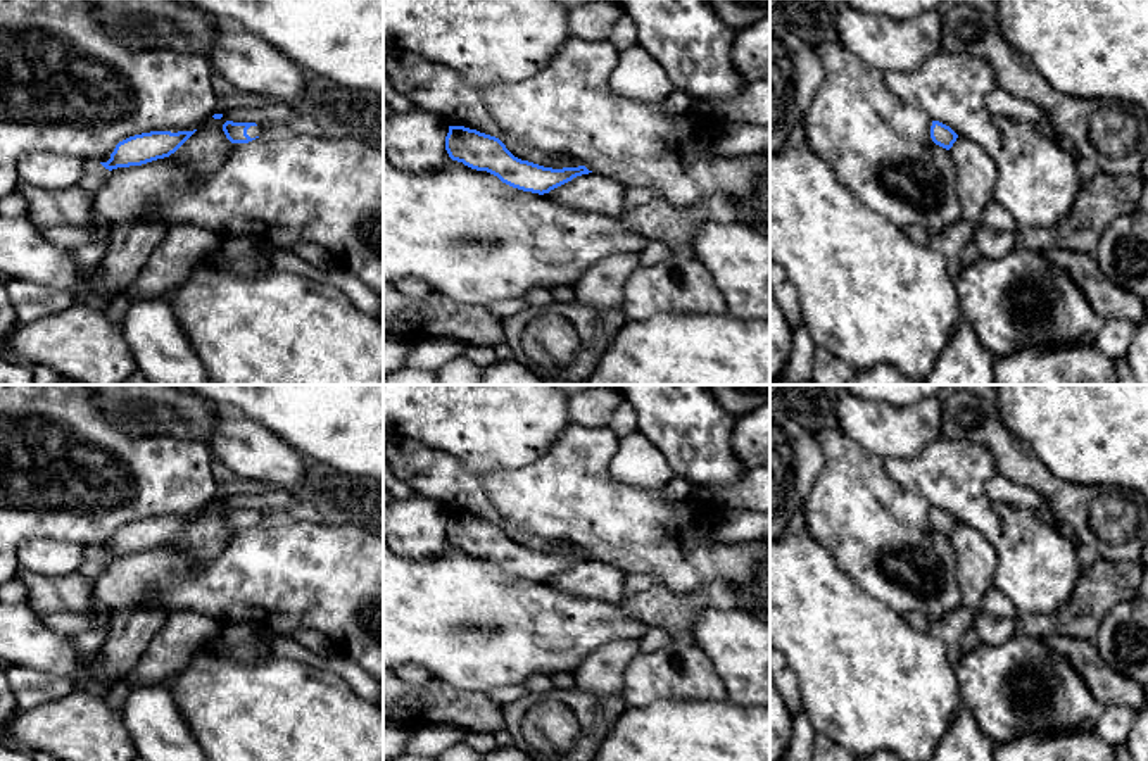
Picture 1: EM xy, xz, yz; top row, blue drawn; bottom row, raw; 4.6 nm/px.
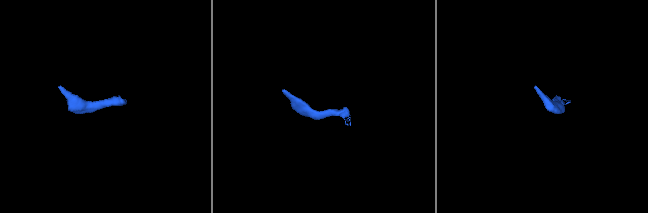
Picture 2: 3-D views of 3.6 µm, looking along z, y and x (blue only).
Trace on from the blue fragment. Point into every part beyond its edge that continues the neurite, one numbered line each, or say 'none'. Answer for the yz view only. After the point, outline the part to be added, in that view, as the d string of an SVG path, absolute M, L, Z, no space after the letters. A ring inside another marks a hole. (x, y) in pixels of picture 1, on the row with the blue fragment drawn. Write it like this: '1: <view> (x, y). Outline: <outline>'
none

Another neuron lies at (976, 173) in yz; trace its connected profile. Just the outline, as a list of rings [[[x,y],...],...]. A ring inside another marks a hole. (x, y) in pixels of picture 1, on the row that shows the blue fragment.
[[[958,136],[948,152],[956,171],[962,219],[979,228],[982,224],[982,212],[993,200],[993,183],[998,171],[991,155],[972,140]]]

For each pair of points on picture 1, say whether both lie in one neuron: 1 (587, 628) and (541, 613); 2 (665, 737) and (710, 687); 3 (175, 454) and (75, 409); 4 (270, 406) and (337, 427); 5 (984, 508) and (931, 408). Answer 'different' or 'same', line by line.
1: same
2: different
3: same
4: same
5: different

